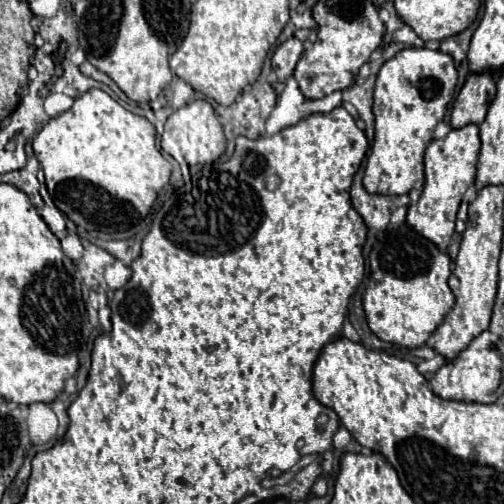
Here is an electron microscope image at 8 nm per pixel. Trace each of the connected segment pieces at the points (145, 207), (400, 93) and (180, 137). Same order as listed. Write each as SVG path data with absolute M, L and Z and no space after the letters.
M89 89L75 99L73 109L49 119L33 141L35 157L45 171L47 191L63 215L77 227L87 231L117 233L135 227L147 217L159 191L169 183L171 163L161 155L155 145L155 127L141 115L121 107L101 89Z
M427 47L403 49L389 59L375 81L375 139L367 157L363 185L369 193L403 195L425 183L423 153L433 139L435 125L443 119L455 95L457 69L453 57Z
M197 99L189 105L177 109L175 113L171 113L165 123L165 131L161 135L161 147L177 161L183 159L191 167L197 163L209 163L209 161L219 159L225 153L225 135L223 135L223 127L219 123L211 103L205 99Z

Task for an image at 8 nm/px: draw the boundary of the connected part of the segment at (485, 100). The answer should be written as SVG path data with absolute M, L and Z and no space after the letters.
M471 73L463 89L459 91L453 113L451 113L451 129L461 129L465 125L481 125L495 97L495 79L491 73Z

